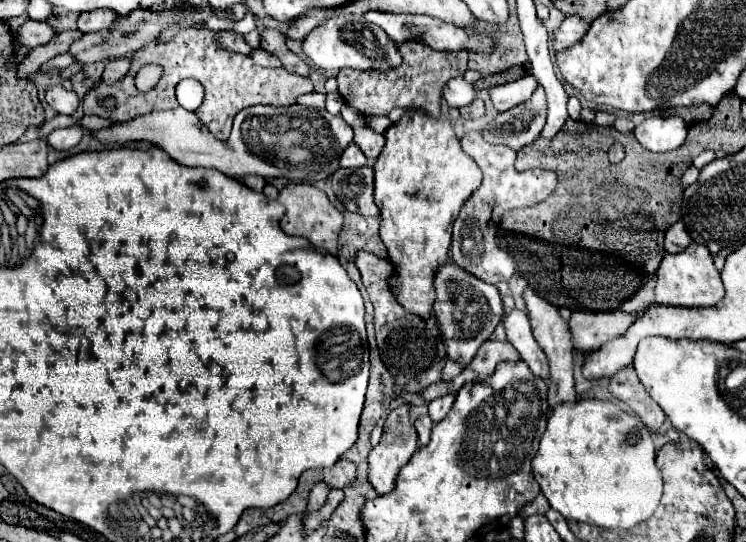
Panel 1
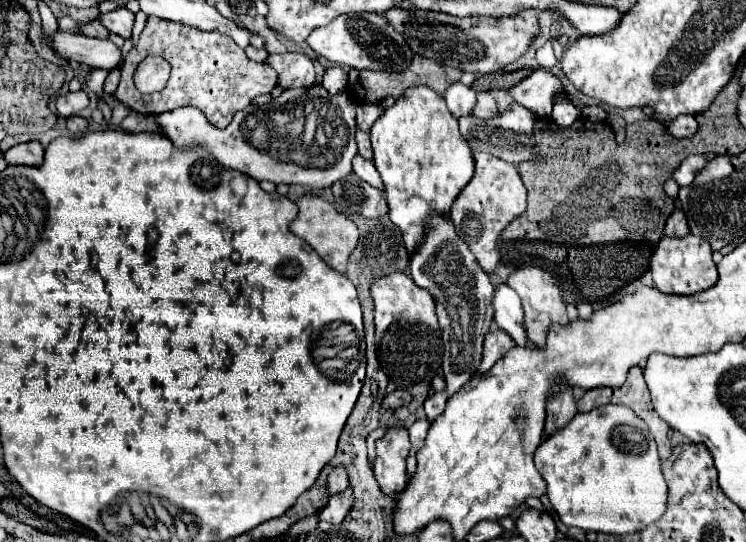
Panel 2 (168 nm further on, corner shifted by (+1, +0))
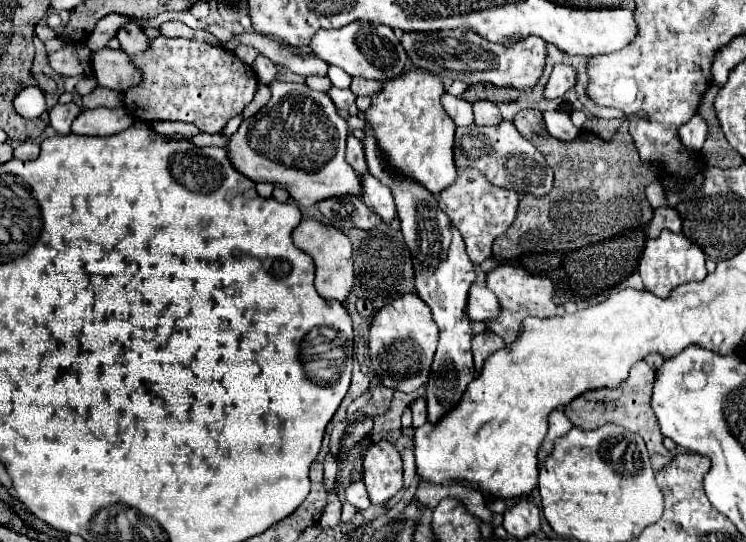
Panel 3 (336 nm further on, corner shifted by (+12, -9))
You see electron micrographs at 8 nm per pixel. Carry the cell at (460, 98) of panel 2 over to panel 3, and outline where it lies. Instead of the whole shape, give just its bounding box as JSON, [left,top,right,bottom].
[442,92,474,126]

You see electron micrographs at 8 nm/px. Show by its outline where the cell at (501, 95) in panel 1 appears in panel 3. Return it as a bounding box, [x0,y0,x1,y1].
[544,64,576,100]

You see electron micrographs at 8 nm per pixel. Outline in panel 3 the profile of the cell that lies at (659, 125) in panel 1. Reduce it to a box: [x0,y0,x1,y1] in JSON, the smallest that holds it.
[678,114,706,152]

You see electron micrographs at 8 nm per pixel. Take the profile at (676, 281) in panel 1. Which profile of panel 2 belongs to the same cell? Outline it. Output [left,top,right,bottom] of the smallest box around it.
[649,233,717,295]

